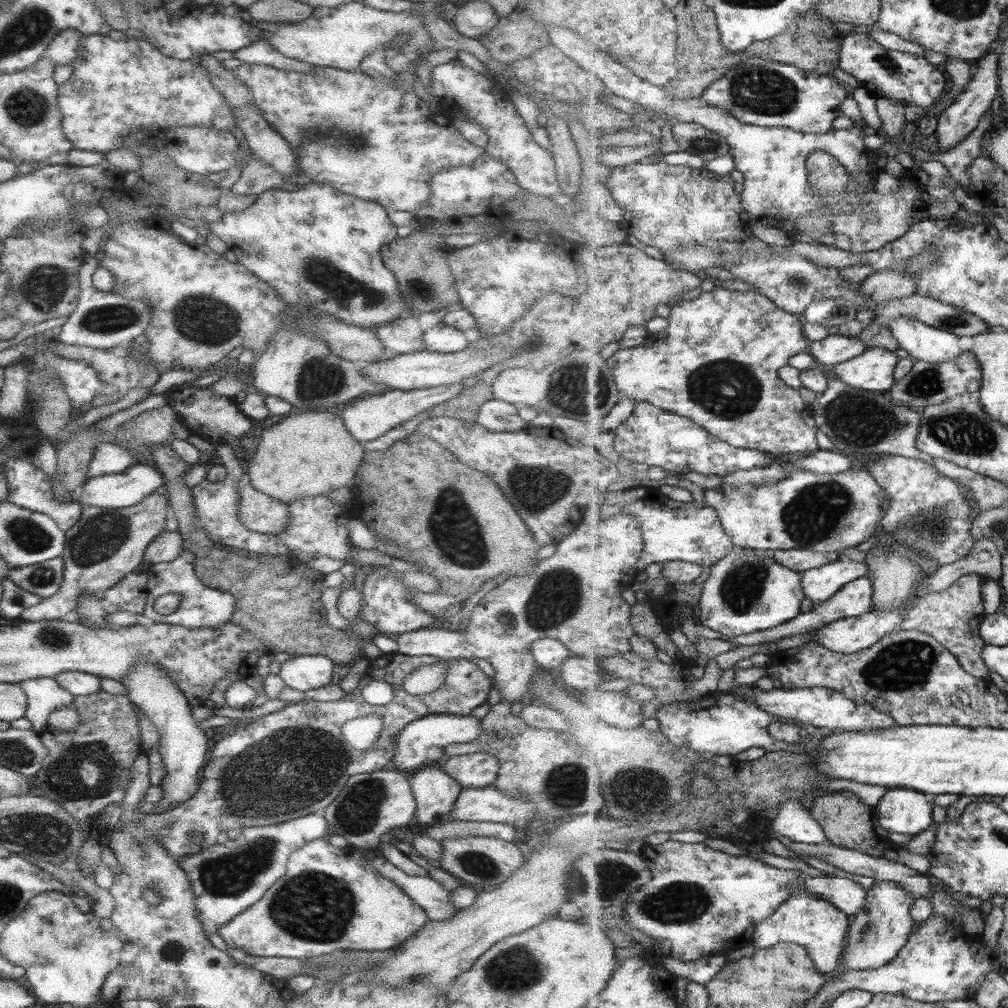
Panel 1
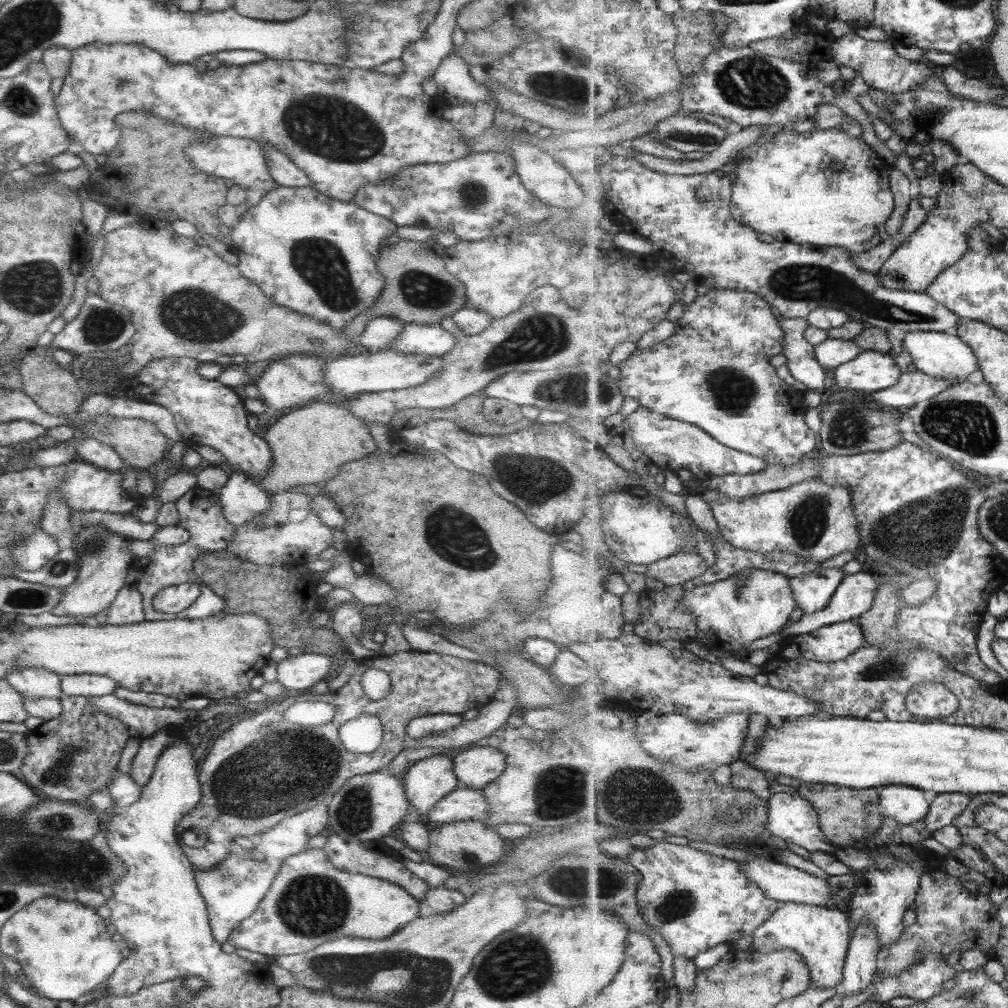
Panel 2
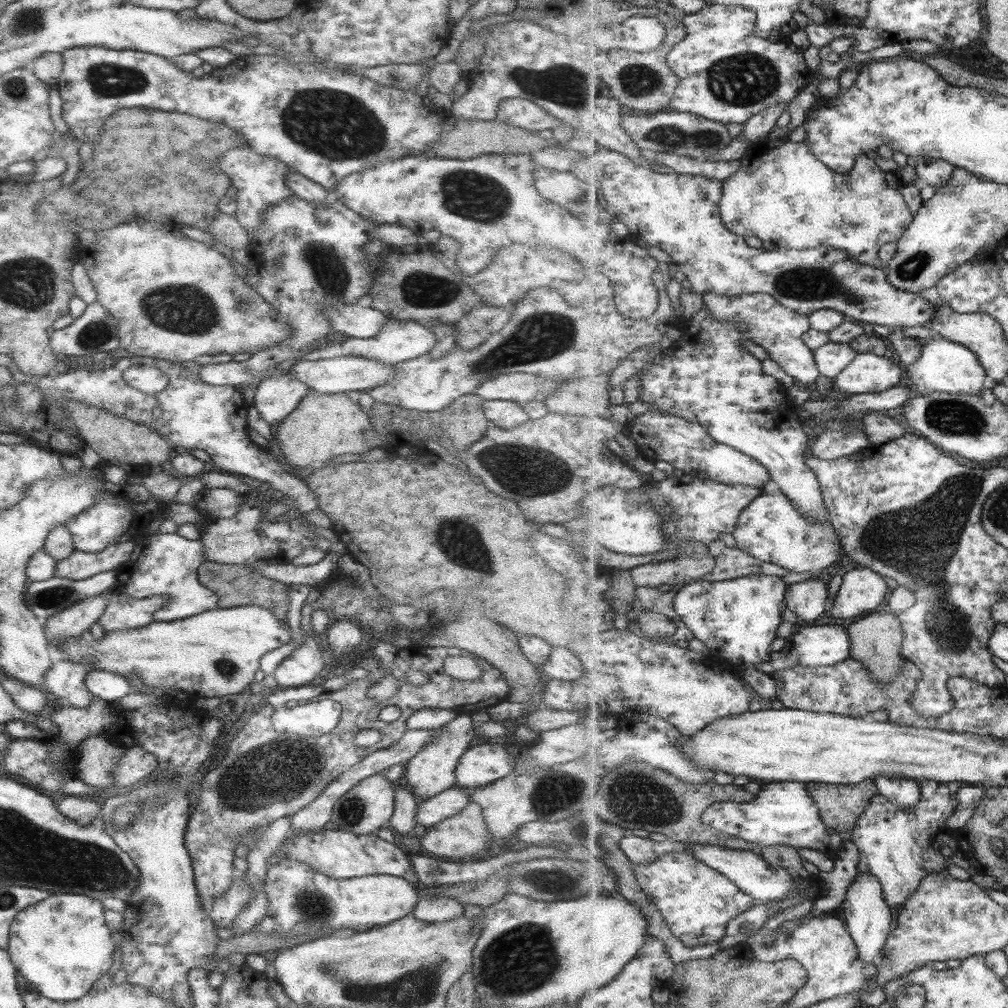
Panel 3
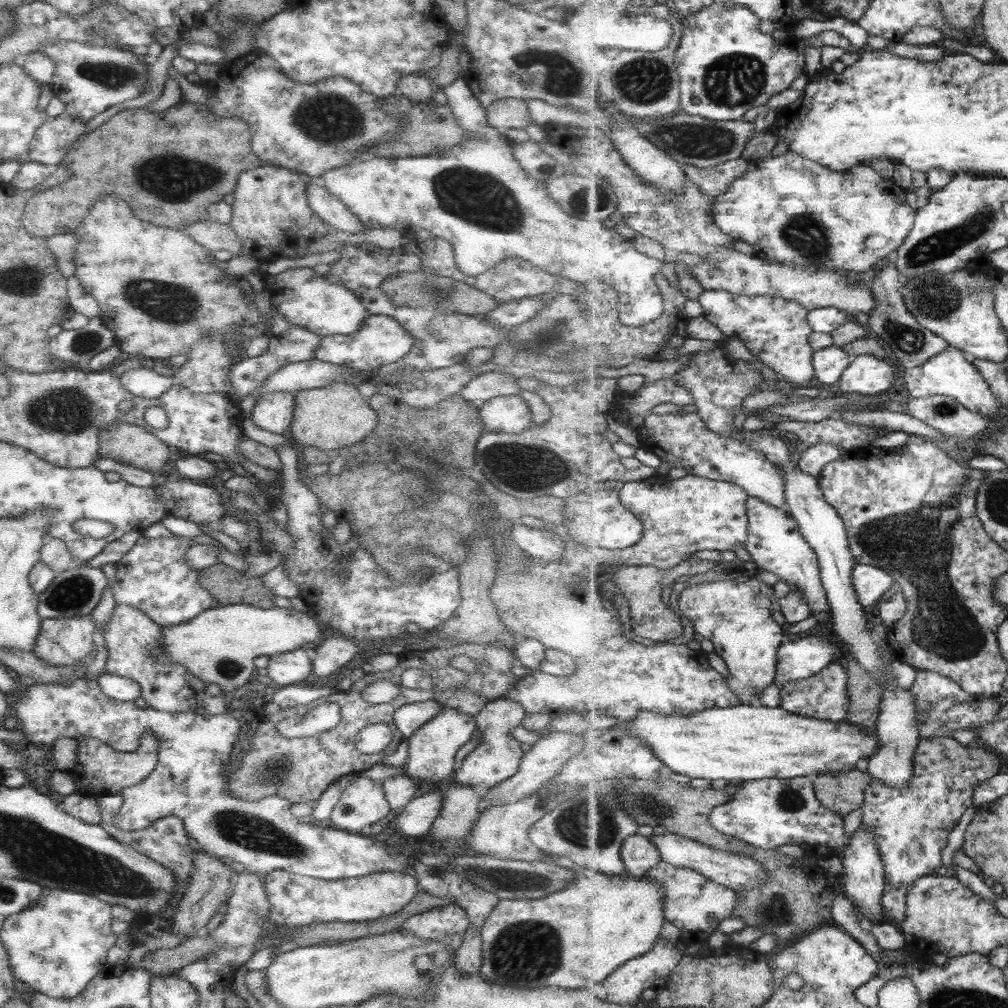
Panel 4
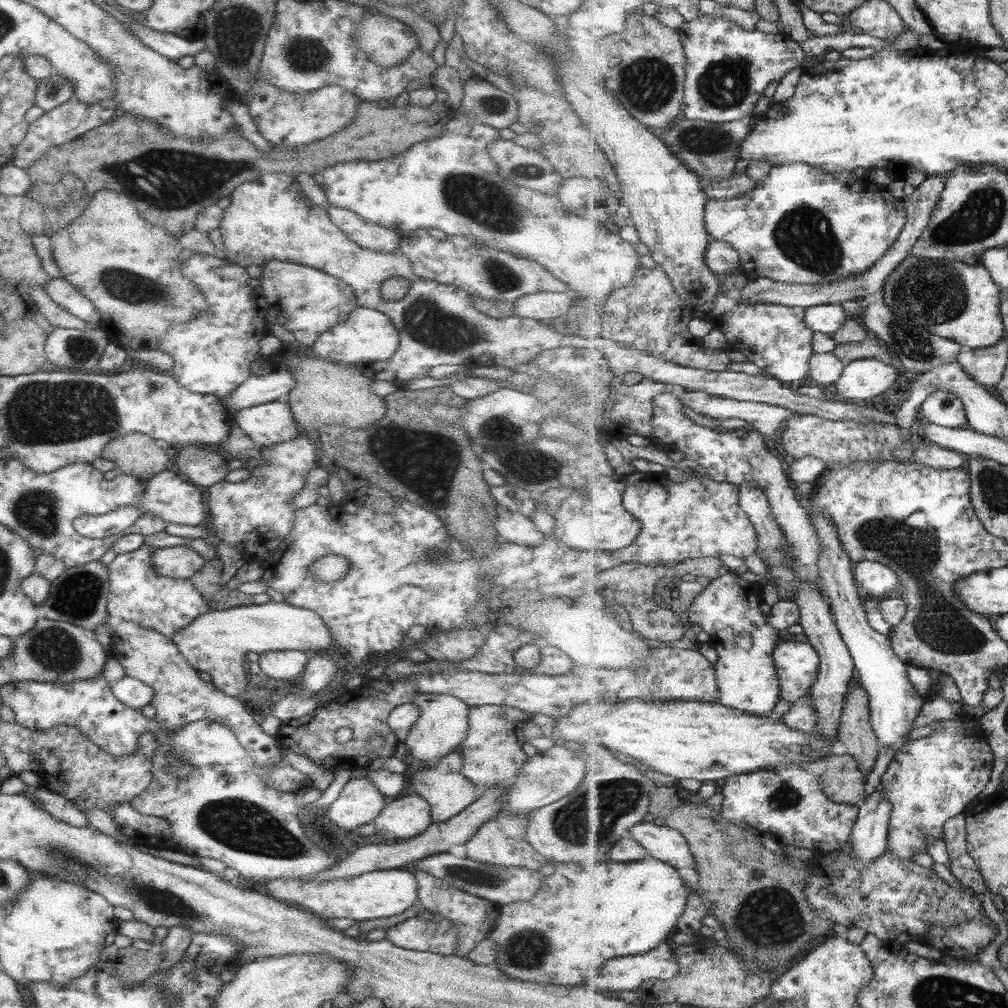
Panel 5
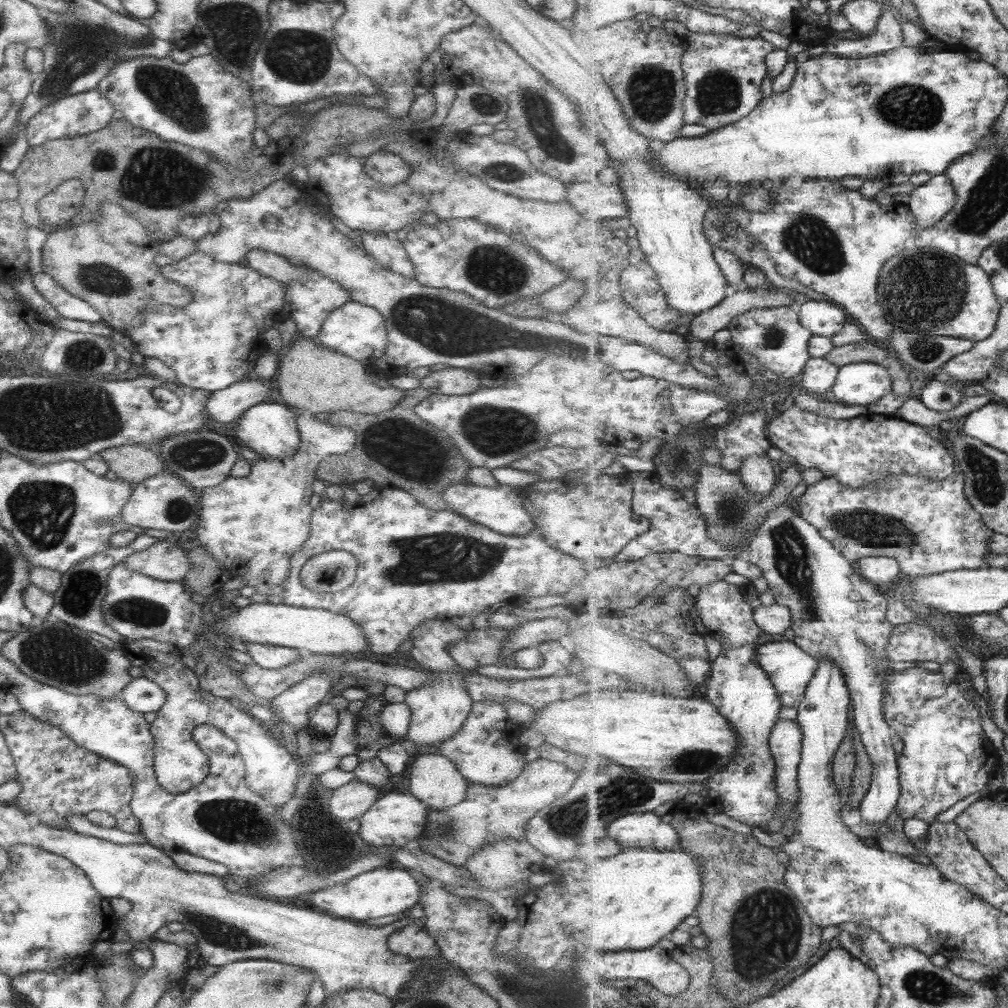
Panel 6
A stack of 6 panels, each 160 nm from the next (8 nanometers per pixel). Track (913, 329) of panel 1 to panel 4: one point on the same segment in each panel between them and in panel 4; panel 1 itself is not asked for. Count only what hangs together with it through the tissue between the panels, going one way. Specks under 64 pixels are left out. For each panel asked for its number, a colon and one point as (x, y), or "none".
2: (942, 355)
3: (946, 366)
4: (951, 373)

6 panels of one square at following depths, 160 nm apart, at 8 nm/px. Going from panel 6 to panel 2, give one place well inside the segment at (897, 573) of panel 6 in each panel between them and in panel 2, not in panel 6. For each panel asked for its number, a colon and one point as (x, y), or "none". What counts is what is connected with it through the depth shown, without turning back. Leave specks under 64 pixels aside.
2: (855, 596)
3: (862, 589)
4: (871, 583)
5: (877, 580)

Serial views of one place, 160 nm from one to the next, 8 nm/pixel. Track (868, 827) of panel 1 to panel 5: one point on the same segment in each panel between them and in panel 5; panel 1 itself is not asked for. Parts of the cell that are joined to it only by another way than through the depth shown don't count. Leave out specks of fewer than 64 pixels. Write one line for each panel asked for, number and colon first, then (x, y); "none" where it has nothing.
2: (848, 815)
3: (841, 806)
4: (844, 793)
5: (843, 781)

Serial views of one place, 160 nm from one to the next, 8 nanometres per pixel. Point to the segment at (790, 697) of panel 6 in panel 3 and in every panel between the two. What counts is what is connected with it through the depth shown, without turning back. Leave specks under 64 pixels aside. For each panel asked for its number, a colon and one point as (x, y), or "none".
3: (822, 645)
4: (807, 655)
5: (798, 664)

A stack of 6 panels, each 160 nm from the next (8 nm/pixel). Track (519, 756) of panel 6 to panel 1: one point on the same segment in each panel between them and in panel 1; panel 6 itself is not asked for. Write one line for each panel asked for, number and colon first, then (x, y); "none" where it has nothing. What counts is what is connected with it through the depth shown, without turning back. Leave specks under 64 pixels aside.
1: (476, 770)
2: (476, 767)
3: (479, 766)
4: (495, 757)
5: (491, 754)

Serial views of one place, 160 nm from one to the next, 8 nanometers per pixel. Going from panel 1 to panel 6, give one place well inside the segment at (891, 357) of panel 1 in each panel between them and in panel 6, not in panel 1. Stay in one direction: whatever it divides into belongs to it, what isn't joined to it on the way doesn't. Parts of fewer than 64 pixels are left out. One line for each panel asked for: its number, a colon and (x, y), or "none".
2: (871, 371)
3: (869, 372)
4: (866, 376)
5: (869, 378)
6: (861, 384)

